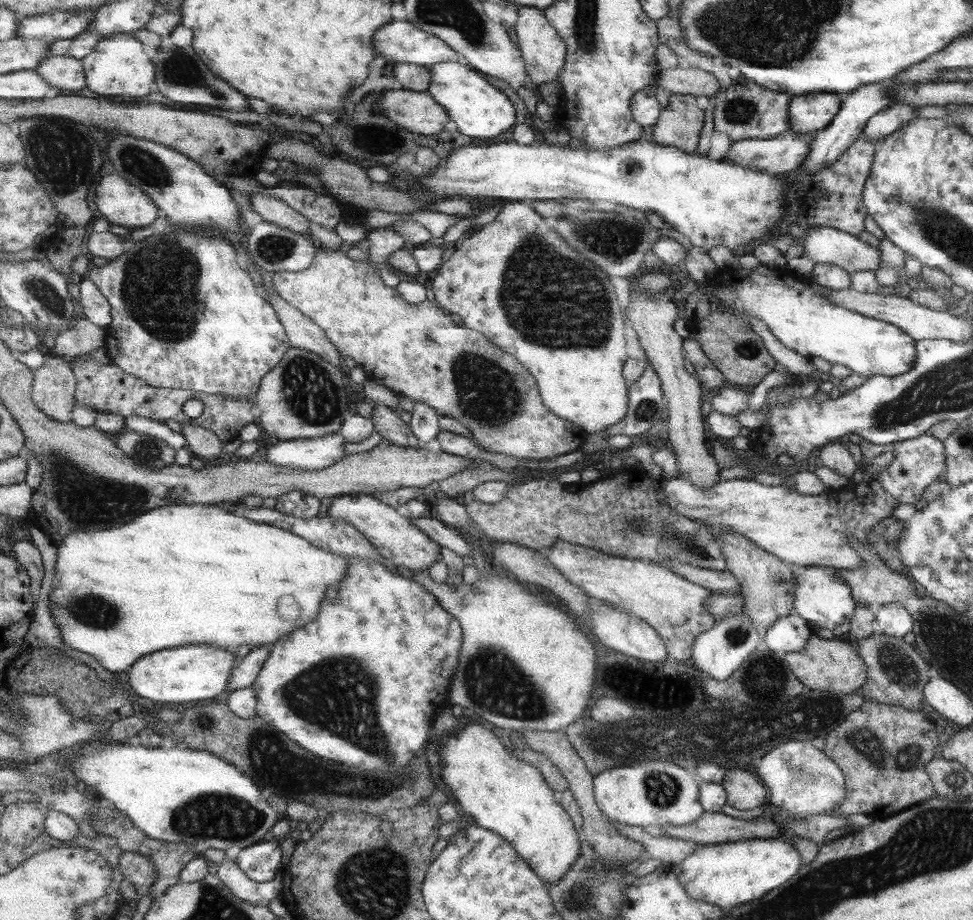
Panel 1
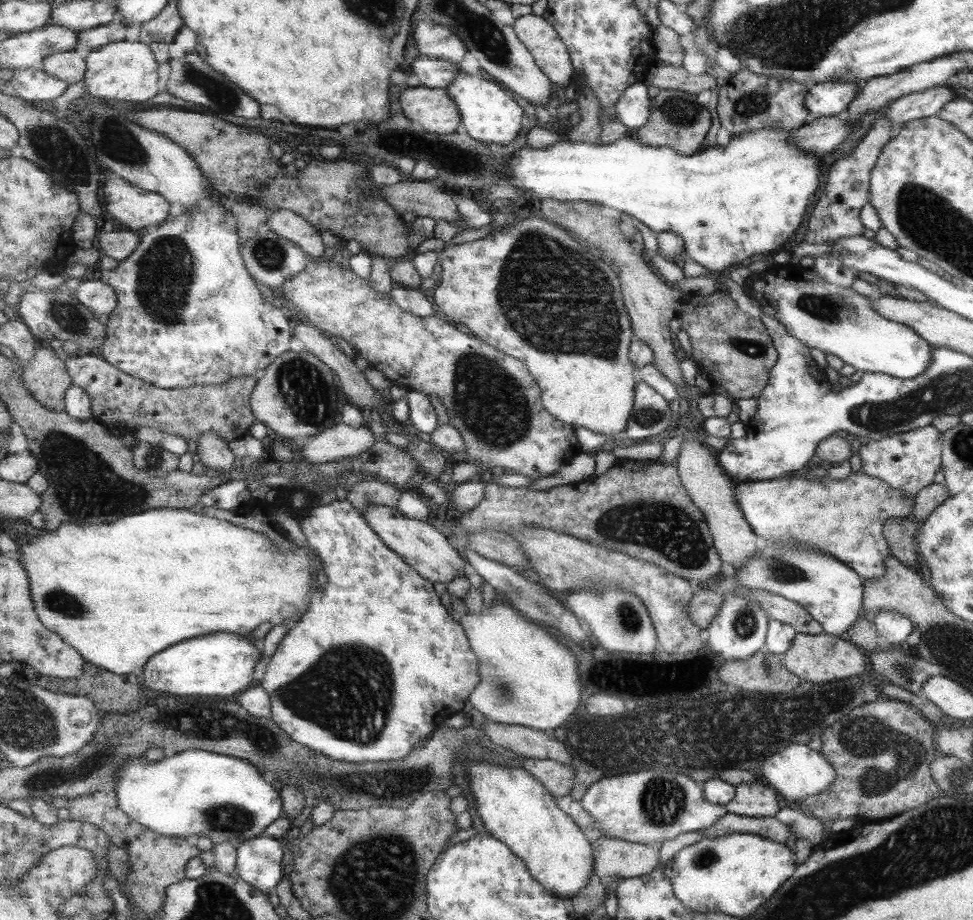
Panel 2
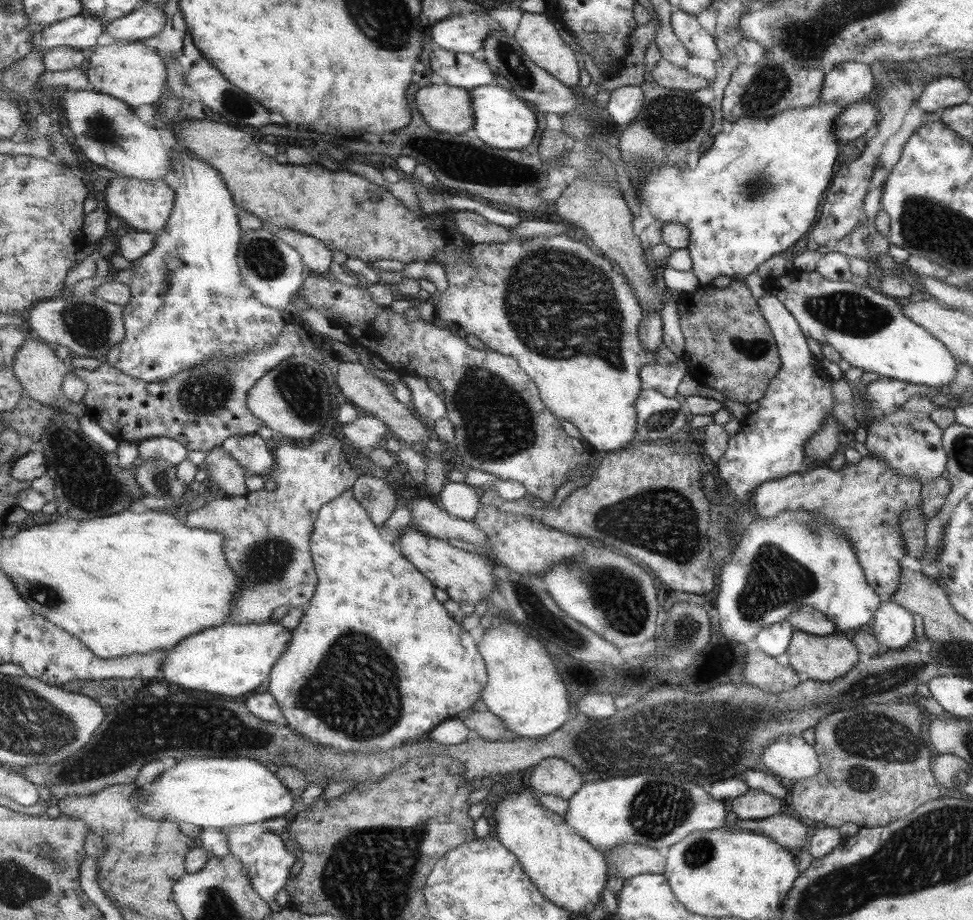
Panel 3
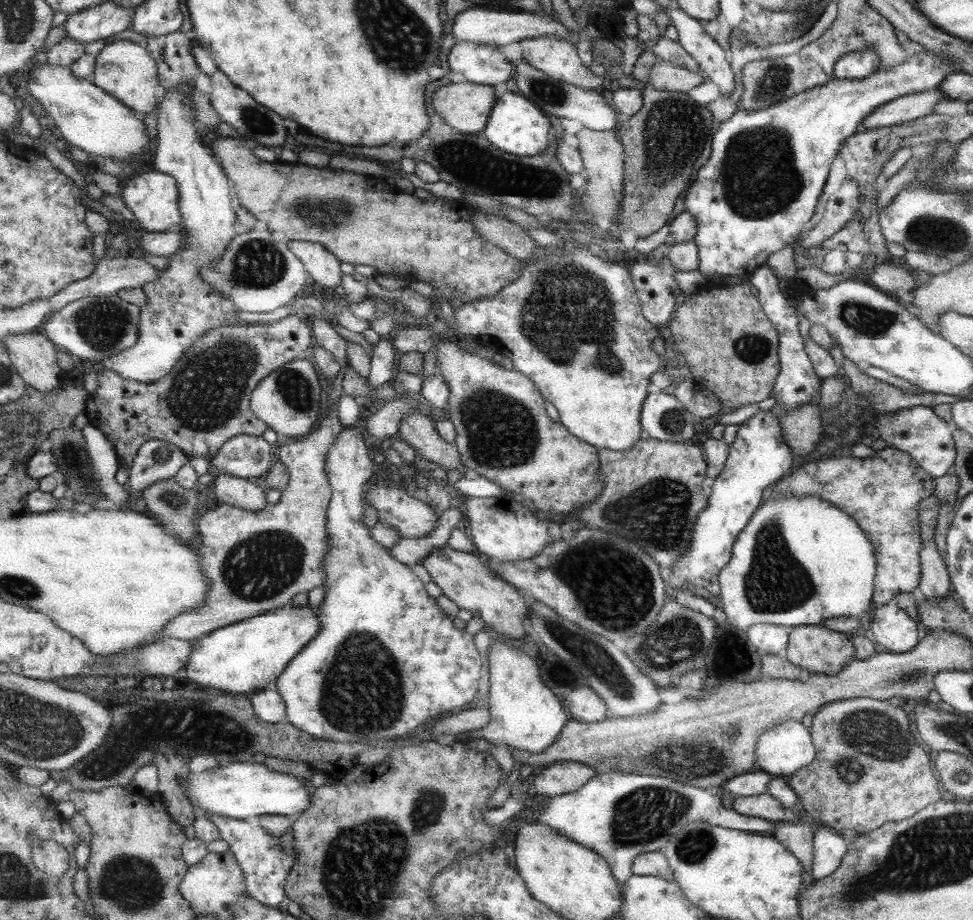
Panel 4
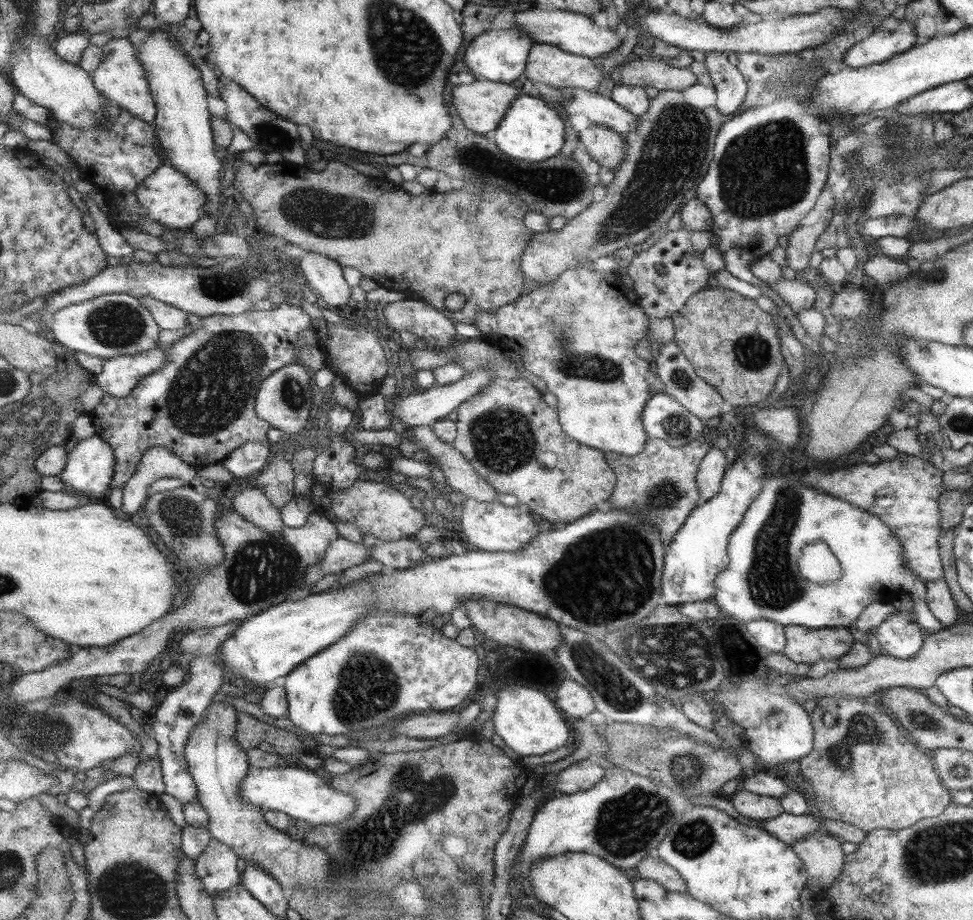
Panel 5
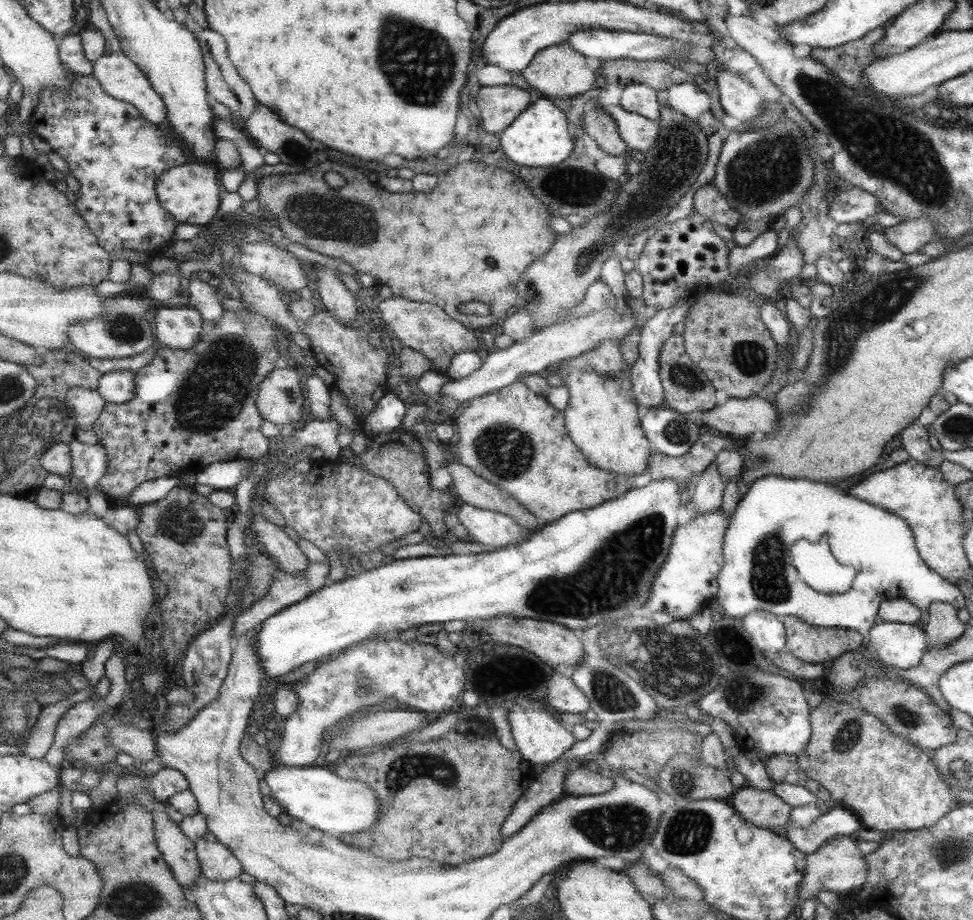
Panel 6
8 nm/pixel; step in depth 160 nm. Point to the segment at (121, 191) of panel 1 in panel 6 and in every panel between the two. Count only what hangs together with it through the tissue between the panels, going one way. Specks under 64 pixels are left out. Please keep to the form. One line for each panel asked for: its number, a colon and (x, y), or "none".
2: (141, 210)
3: (147, 206)
4: (153, 197)
5: (169, 197)
6: (191, 192)

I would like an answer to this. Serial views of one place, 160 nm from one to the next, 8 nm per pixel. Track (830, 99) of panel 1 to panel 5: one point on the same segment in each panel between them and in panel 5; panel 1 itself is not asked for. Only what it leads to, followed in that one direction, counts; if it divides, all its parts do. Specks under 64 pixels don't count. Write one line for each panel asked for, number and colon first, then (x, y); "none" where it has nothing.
2: (830, 98)
3: (849, 82)
4: (856, 65)
5: (883, 43)

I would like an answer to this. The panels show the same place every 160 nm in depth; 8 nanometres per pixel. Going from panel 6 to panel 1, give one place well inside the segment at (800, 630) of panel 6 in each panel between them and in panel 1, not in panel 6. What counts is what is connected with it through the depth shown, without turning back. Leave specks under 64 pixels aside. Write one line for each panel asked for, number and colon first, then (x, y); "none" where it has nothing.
1: (823, 665)
2: (818, 658)
3: (823, 658)
4: (813, 647)
5: (806, 646)

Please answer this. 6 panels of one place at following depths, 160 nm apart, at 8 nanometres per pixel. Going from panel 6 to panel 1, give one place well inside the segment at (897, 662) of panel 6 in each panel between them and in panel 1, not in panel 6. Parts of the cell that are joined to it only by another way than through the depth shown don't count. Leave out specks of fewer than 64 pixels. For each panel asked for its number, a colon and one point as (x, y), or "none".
1: (892, 619)
2: (892, 628)
3: (891, 625)
4: (890, 628)
5: (900, 638)

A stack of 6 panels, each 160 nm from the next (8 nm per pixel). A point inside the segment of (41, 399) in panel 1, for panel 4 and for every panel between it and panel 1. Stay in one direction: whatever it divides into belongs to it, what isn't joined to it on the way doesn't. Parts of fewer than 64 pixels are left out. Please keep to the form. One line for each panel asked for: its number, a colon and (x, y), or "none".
2: (46, 376)
3: (42, 373)
4: (35, 356)

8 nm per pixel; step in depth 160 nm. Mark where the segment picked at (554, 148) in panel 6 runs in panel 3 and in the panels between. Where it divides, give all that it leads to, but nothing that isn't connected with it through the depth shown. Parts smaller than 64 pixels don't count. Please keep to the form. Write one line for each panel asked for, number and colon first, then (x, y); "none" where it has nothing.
3: (502, 120)
4: (515, 125)
5: (529, 130)

